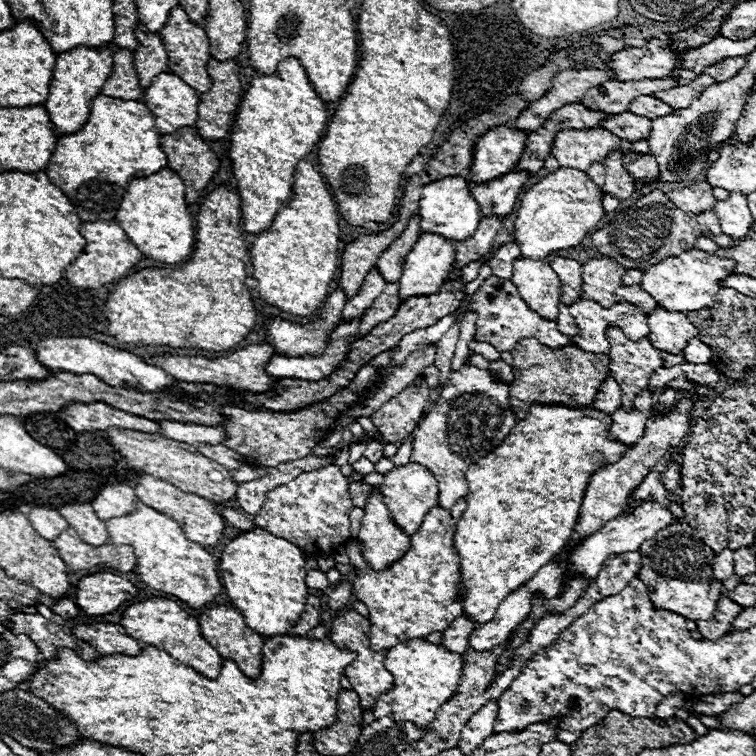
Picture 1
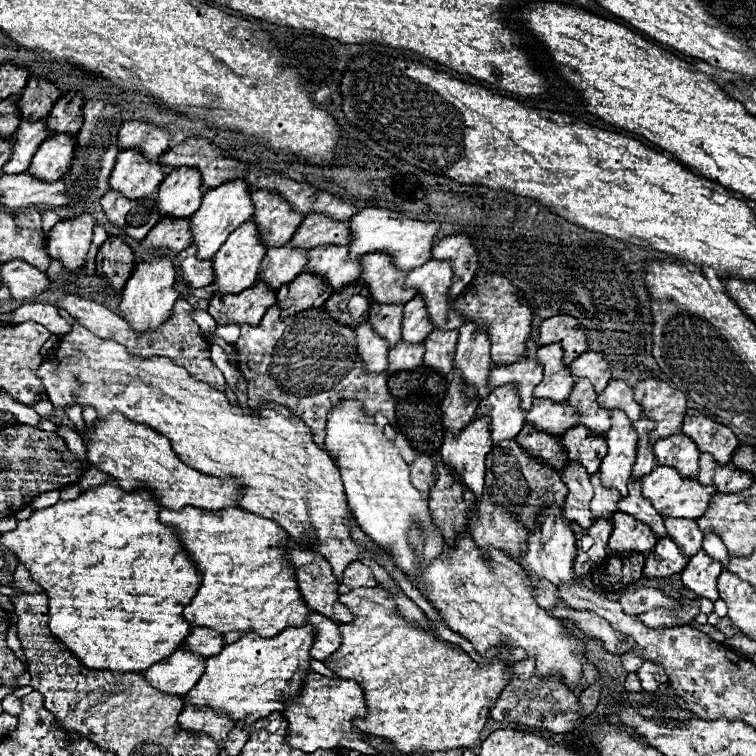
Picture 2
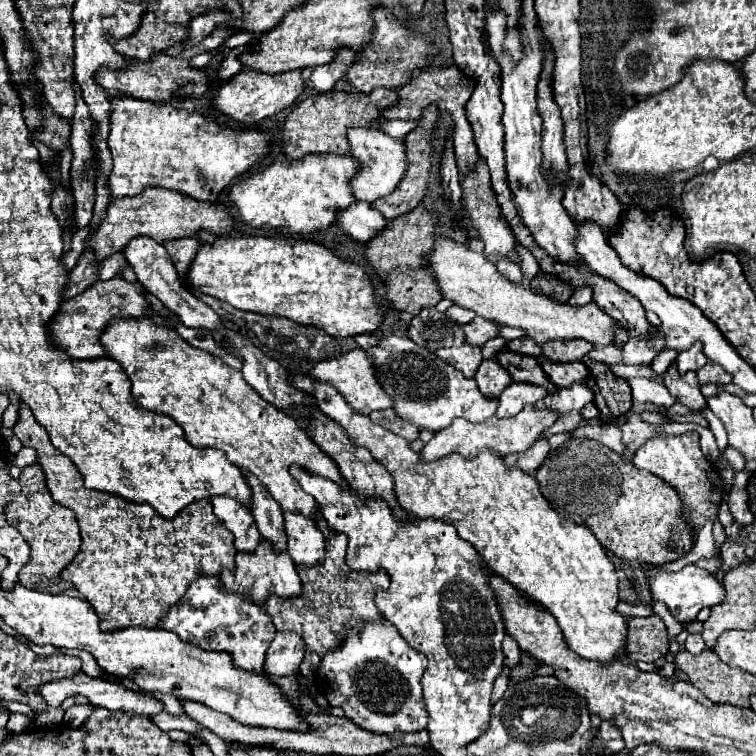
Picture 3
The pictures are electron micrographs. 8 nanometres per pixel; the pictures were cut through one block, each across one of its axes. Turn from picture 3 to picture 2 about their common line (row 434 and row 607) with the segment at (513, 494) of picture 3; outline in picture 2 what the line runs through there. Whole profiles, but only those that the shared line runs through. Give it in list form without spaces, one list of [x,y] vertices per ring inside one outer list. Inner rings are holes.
[[[356,588],[348,594],[340,594],[340,602],[348,606],[356,618],[350,624],[340,624],[342,644],[326,666],[340,678],[356,680],[364,690],[368,716],[354,720],[356,726],[366,734],[388,738],[400,752],[416,752],[420,748],[430,752],[480,748],[480,734],[488,722],[490,708],[512,678],[514,662],[496,656],[490,664],[474,662],[460,646],[446,644],[420,628],[420,624],[406,622],[398,614],[394,598],[384,588]]]

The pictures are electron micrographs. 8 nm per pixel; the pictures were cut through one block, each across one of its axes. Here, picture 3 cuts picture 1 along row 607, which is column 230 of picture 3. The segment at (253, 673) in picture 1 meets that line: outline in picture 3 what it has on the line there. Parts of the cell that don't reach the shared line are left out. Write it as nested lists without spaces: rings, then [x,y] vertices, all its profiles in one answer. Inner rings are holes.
[[[148,186],[144,194],[128,196],[128,198],[112,198],[106,216],[100,222],[100,226],[90,226],[90,236],[86,238],[86,246],[92,248],[96,260],[104,260],[114,252],[122,252],[130,238],[144,234],[154,238],[156,242],[164,242],[166,238],[184,238],[188,234],[198,234],[200,228],[218,234],[228,232],[234,226],[230,214],[224,210],[224,206],[208,204],[208,202],[196,202],[194,198],[188,198],[186,194]]]

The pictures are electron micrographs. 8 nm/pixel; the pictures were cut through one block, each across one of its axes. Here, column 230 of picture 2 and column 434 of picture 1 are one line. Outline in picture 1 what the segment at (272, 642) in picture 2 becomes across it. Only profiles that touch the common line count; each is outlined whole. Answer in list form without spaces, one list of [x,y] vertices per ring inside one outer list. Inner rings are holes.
[[[412,638],[390,648],[384,660],[388,672],[394,676],[394,688],[378,698],[374,716],[390,716],[394,720],[410,720],[416,726],[428,726],[438,708],[448,702],[458,688],[464,668],[464,656],[446,650],[442,644],[430,644],[424,638]]]

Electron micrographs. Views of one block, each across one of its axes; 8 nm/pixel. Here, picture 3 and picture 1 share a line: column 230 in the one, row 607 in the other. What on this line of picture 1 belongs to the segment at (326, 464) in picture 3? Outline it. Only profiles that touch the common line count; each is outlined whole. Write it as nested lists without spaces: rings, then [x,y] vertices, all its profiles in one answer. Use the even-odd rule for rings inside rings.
[[[460,498],[450,510],[444,510],[444,508],[432,508],[426,516],[424,516],[424,522],[420,526],[420,530],[410,538],[412,540],[412,546],[410,546],[410,552],[406,552],[406,556],[392,564],[390,568],[382,570],[382,572],[376,572],[372,570],[366,561],[364,560],[360,546],[356,541],[349,542],[346,546],[346,553],[350,559],[350,564],[354,568],[360,568],[362,572],[354,576],[354,582],[352,582],[352,588],[354,588],[354,594],[360,602],[364,602],[370,610],[370,648],[374,650],[388,650],[400,642],[406,642],[410,638],[424,638],[432,632],[444,632],[452,620],[456,620],[458,616],[464,614],[462,610],[462,602],[456,600],[460,596],[460,556],[458,556],[458,550],[454,548],[454,532],[456,532],[456,524],[458,520],[462,518],[466,510],[466,502]]]

